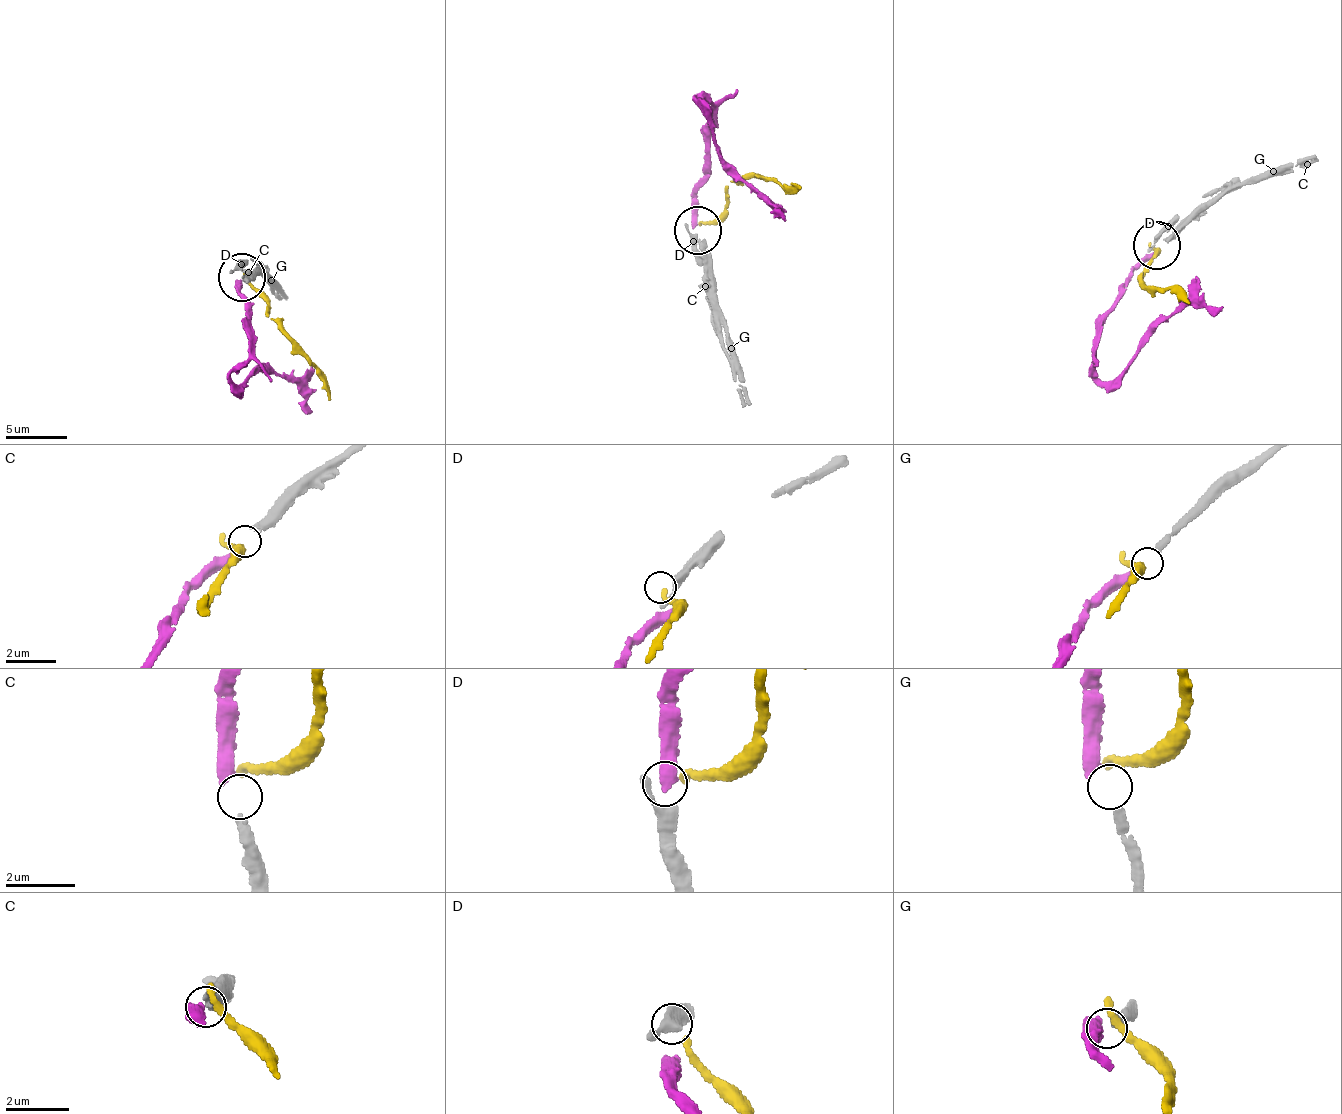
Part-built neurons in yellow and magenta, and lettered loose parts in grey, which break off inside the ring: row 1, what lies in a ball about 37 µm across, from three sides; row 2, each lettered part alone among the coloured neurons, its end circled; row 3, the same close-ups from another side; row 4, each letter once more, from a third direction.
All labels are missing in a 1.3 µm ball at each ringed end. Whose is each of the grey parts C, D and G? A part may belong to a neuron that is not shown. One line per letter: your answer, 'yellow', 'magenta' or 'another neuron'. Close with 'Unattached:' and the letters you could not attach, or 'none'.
C: magenta
D: yellow
G: another neuron
Unattached: G

